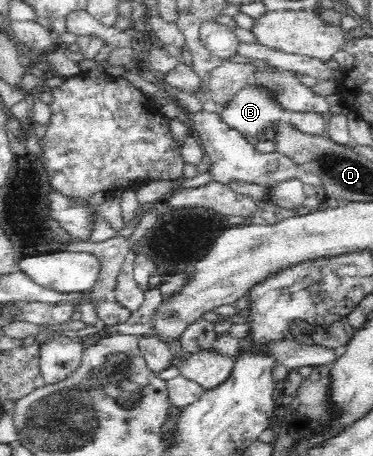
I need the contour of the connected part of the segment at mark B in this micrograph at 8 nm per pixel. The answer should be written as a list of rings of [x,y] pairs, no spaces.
[[[245,86],[221,107],[218,115],[221,122],[236,130],[243,139],[255,141],[267,126],[282,121],[282,113],[265,91]]]

